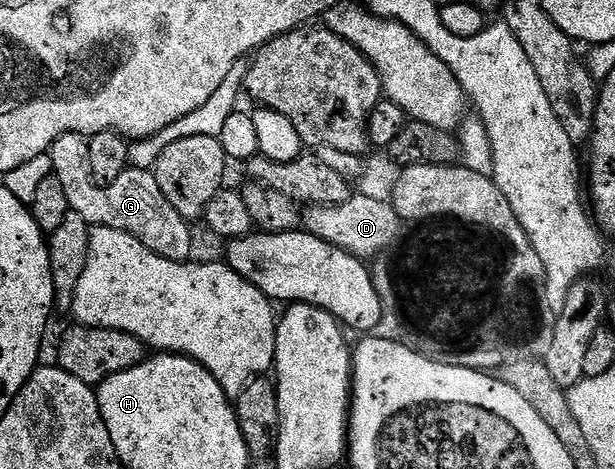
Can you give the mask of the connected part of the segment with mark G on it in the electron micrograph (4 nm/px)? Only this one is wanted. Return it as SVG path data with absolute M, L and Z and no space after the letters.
M65 132L63 136L56 138L56 142L50 147L48 155L52 174L56 178L60 178L61 186L68 198L70 210L80 214L80 218L84 218L86 224L95 228L111 228L132 234L140 243L148 246L148 250L160 254L160 258L186 262L193 257L190 256L194 252L194 236L190 233L191 225L179 214L176 206L172 206L172 202L168 202L164 198L164 190L160 190L160 186L156 186L153 171L145 172L144 170L130 168L116 182L98 184L92 178L90 141L87 137L75 132Z

